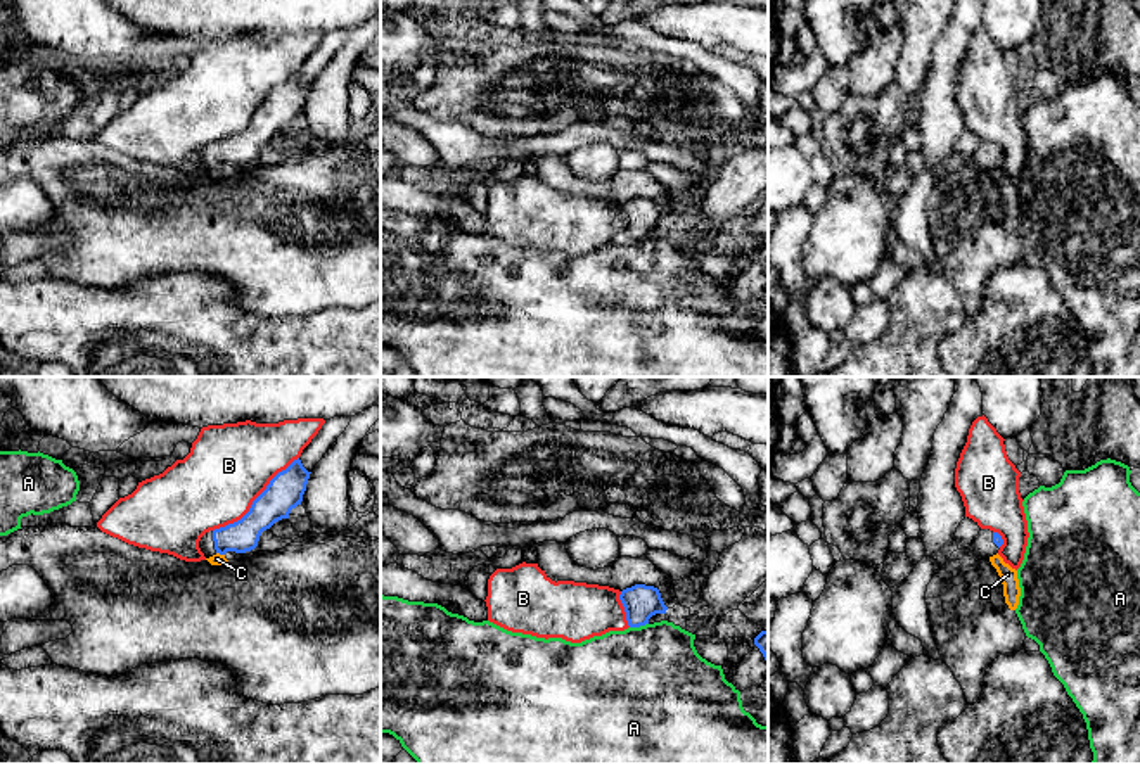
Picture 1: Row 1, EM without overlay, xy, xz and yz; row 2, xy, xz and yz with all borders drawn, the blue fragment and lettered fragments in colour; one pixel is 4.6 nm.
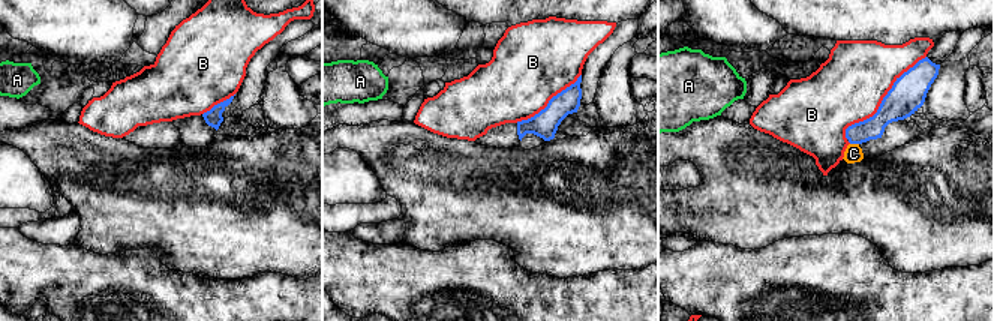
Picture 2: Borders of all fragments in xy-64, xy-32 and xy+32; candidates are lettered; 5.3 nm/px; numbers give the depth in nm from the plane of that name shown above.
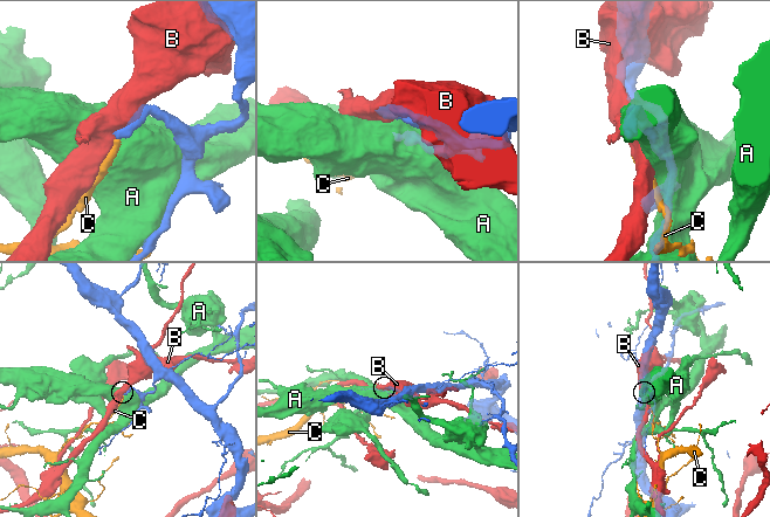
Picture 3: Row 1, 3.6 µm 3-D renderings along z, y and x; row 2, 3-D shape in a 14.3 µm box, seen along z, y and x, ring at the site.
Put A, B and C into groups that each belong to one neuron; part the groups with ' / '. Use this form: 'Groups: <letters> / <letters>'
Groups: A / B / C

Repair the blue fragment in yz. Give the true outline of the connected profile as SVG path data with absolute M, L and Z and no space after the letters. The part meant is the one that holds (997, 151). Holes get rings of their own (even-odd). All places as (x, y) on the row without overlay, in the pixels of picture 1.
M981 142L974 156L967 162L970 162L977 169L989 171L998 166L1002 157L1003 152L998 145Z

